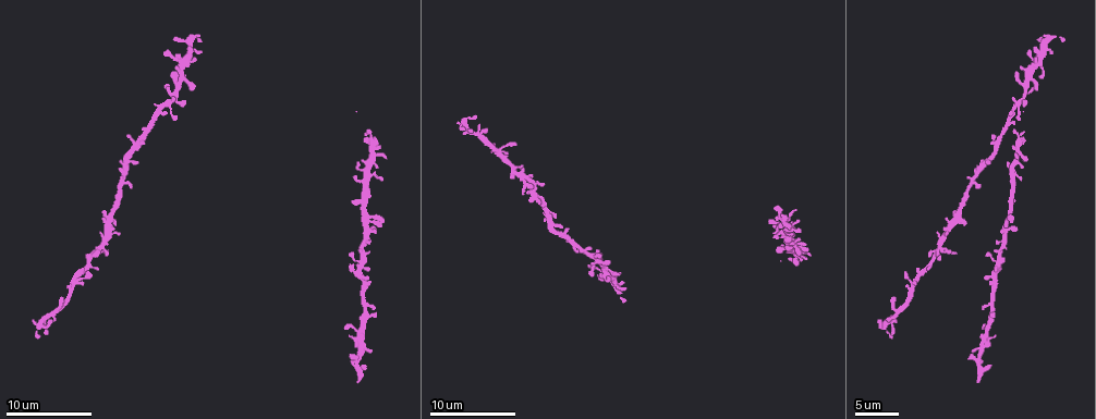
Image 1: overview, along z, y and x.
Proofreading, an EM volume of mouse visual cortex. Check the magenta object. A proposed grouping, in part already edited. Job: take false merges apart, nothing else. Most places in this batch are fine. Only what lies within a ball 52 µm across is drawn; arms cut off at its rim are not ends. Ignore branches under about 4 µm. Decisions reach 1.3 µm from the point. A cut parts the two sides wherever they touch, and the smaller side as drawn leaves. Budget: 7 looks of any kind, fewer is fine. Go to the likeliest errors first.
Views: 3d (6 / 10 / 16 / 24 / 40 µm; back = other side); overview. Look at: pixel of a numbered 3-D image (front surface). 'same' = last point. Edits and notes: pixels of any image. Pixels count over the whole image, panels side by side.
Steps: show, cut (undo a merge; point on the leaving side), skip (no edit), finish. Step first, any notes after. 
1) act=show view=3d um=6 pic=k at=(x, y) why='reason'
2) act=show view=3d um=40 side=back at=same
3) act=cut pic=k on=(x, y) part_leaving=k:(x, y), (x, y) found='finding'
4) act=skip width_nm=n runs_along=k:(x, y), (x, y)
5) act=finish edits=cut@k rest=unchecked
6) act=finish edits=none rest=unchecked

act=show view=3d um=10 pic=1 at=(1027, 75) why='four-way junction'

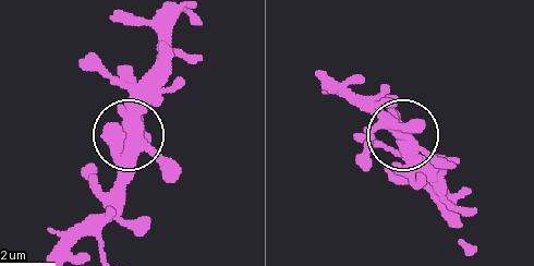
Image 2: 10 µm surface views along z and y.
act=skip arms=4 runs_along=2:(454, 165), (436, 161), (403, 141), (434, 176) found='one cell here'

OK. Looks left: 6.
act=show view=3d um=10 pic=1 at=(555, 233) why='thin neck'

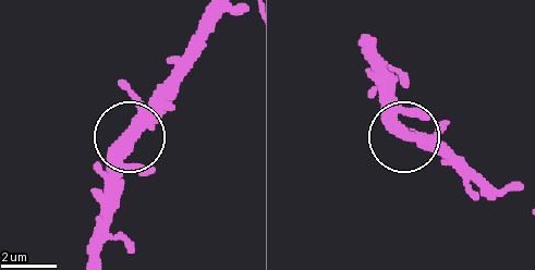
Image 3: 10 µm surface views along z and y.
act=show view=3d um=10 side=back pic=3 at=(133, 140)

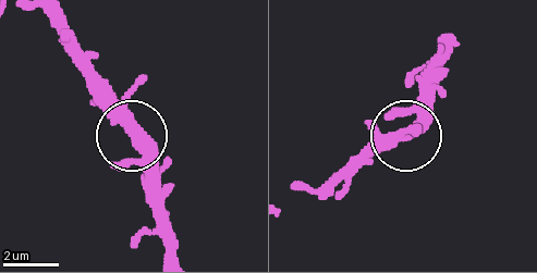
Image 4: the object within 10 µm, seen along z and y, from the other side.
act=skip width_nm=390 runs_along=4:(47, 17), (92, 95), (126, 129), (136, 158), (167, 190) found='one cell here'

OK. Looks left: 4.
act=show view=3d um=6 pic=1 at=(546, 208) why='thin neck'

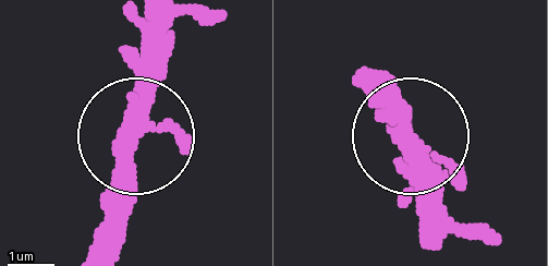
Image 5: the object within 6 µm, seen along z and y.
act=skip runs_along=5:(162, 27), (128, 168), (128, 234) found='continuous, no second cell'

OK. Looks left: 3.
act=show view=3d um=10 pic=1 at=(366, 246) why='a narrow waist'

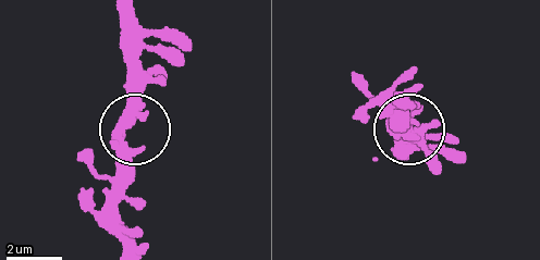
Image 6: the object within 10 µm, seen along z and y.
act=skip found='all the same cell'

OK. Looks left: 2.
act=finish edits=none rest=unchecked

